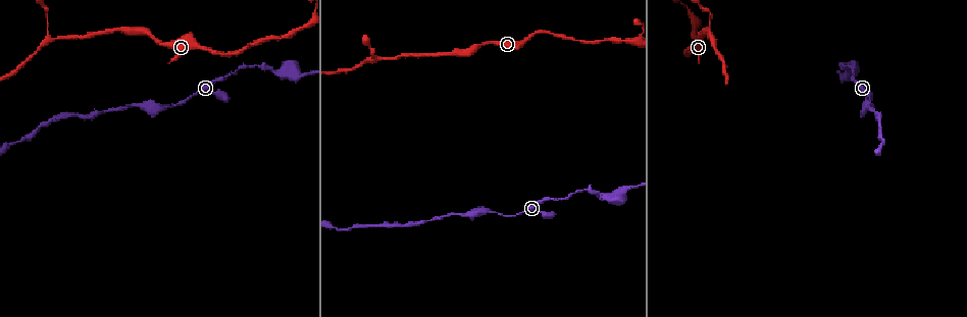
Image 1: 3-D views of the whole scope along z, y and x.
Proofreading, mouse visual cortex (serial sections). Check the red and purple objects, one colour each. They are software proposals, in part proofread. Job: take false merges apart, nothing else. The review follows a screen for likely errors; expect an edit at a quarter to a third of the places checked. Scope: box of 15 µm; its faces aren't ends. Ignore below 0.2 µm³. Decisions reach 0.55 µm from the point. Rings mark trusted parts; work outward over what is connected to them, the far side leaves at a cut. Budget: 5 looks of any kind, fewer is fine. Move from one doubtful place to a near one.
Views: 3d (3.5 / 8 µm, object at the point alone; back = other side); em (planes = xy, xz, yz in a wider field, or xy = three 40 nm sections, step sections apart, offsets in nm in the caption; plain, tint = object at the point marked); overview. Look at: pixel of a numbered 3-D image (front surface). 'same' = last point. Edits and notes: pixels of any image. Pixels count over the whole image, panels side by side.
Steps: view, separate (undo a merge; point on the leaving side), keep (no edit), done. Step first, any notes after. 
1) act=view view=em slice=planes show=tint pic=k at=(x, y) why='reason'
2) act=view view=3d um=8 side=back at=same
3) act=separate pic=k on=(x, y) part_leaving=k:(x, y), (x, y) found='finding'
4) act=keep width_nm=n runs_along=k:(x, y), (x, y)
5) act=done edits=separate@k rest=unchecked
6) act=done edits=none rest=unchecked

act=view view=3d um=3.5 pic=1 at=(843, 76) why='calibre changes'

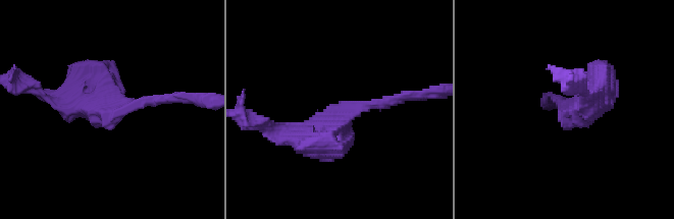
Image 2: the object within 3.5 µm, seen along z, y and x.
act=view view=em slice=xy step=2 show=tint pic=2 at=(121, 106) arm_widths_nm=150,400

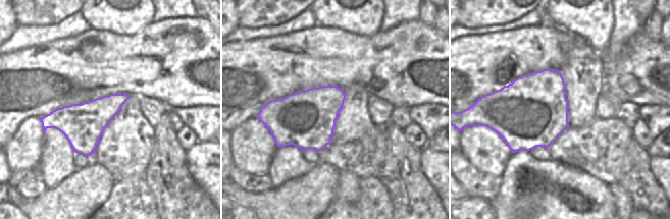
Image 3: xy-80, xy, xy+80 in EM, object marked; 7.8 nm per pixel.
act=keep runs_along=2:(289, 137), (323, 137), (357, 105), (407, 92) found='continuous, no second cell'

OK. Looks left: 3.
act=view view=3d um=3.5 side=back pic=1 at=(375, 59) why='narrows sharply'

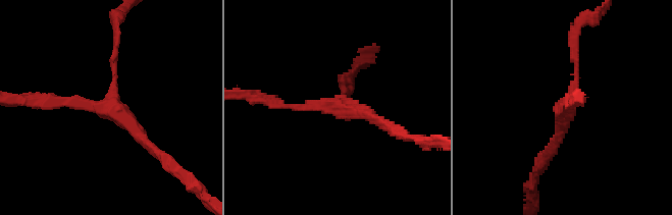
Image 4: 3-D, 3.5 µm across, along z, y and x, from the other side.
act=view view=em slice=xy step=1 show=tint pic=4 at=(110, 108) arms=3 arm_widths_nm=100,150,200

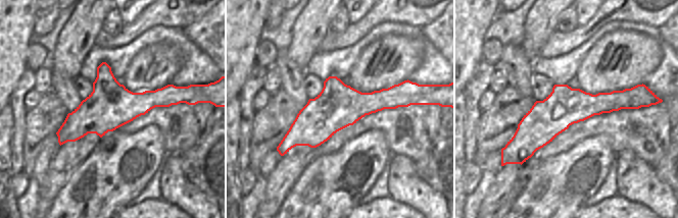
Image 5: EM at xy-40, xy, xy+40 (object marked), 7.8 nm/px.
act=keep runs_along=5:(407, 98), (338, 105), (284, 143) found='continuous, no second cell'

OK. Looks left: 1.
act=done edits=none rest=unchecked

